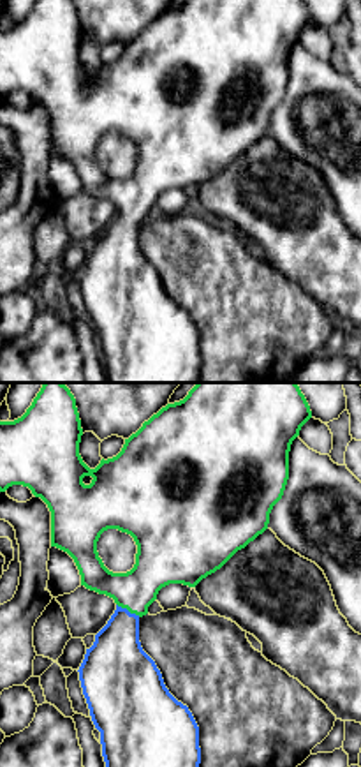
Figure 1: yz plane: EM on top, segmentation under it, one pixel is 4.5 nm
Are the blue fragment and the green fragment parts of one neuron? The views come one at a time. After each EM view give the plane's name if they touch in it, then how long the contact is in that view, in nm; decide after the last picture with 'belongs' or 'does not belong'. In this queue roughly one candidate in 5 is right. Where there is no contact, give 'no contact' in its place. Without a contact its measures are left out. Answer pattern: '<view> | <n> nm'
yz | 130 nm

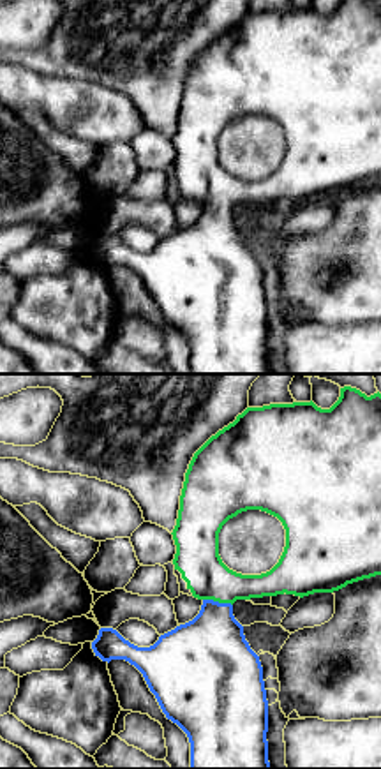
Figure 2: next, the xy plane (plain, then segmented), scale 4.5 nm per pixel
xy | 140 nm

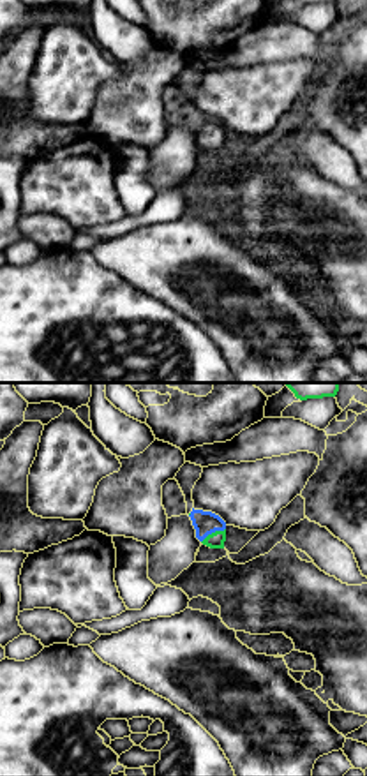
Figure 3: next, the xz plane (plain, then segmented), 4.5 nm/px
xz | 130 nm

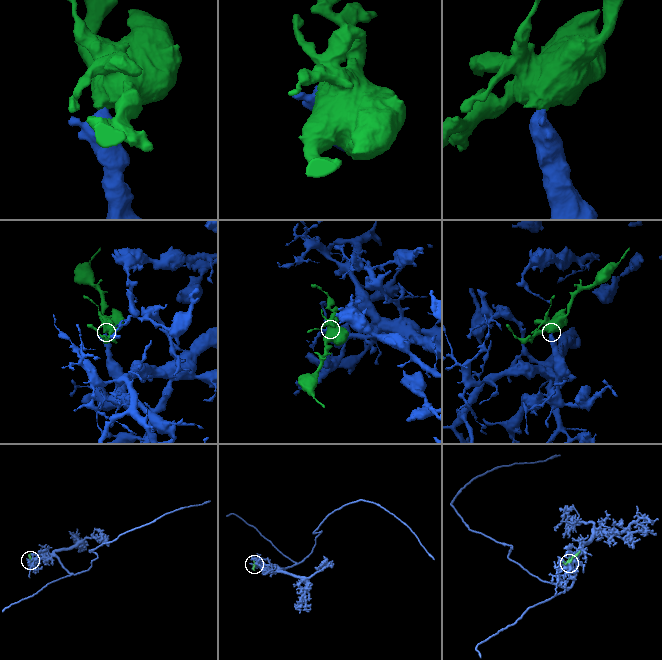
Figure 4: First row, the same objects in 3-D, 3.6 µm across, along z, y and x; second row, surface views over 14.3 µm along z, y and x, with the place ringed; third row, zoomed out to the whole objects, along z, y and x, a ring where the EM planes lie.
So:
belongs

